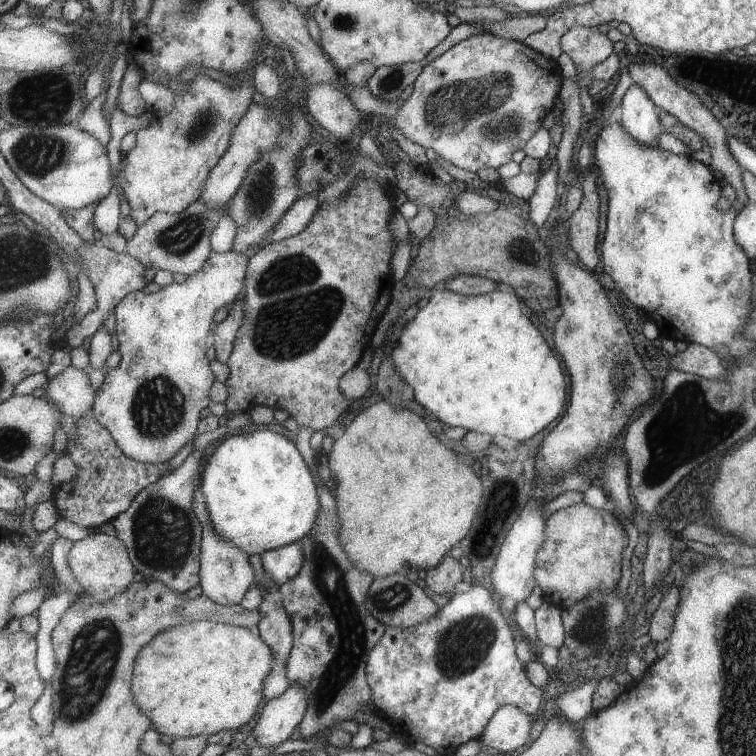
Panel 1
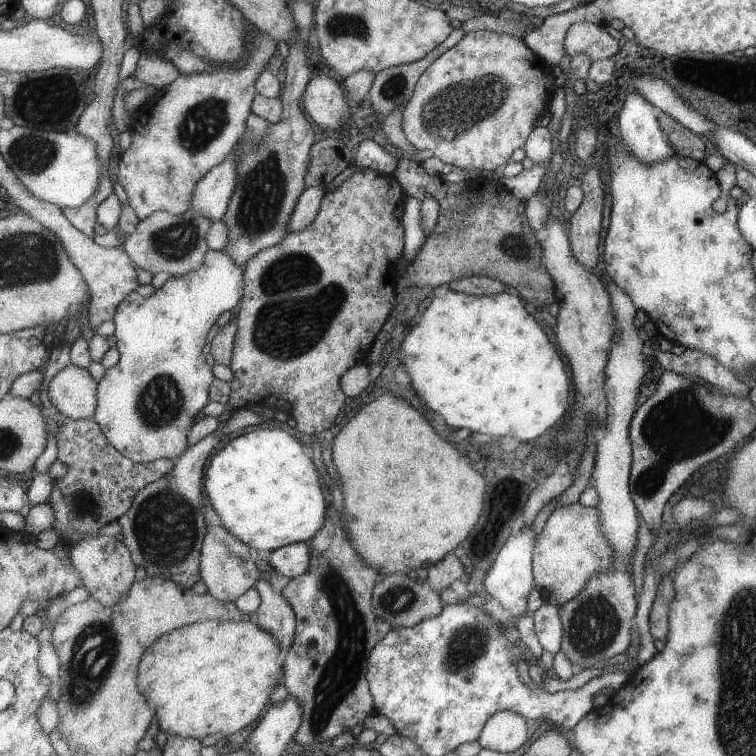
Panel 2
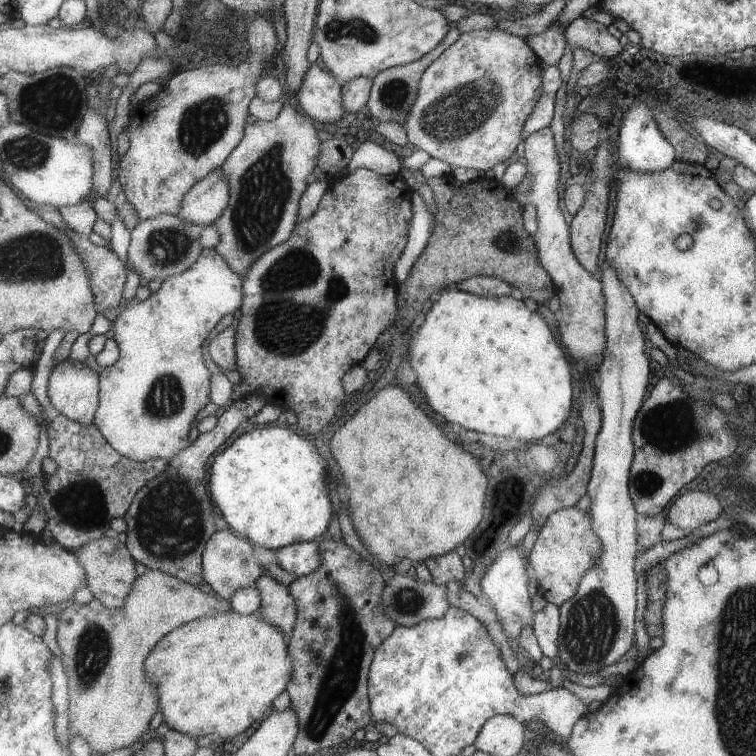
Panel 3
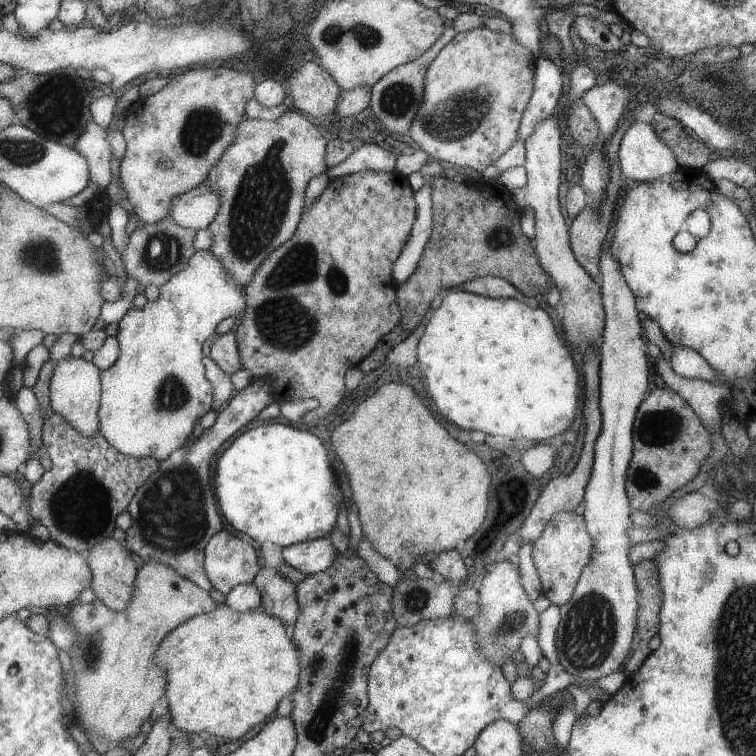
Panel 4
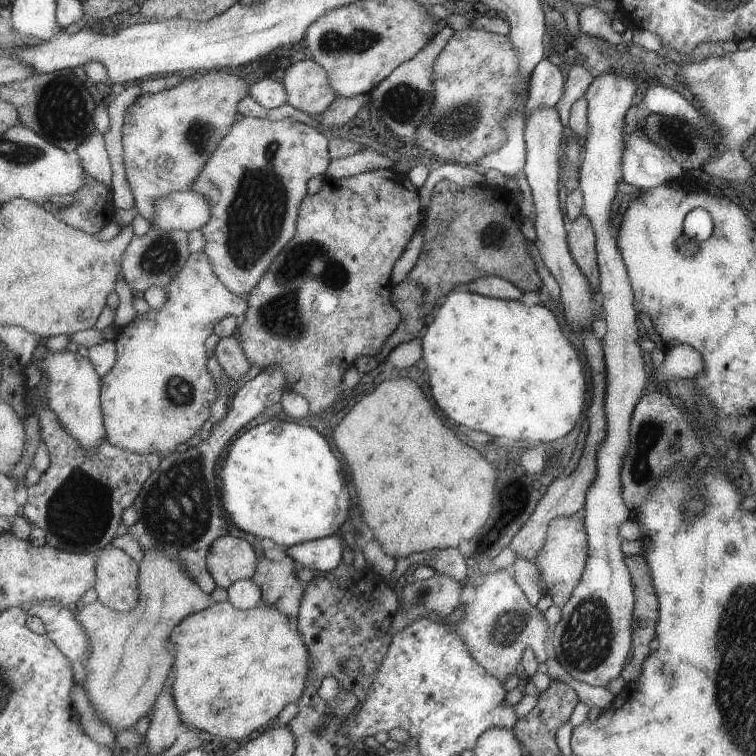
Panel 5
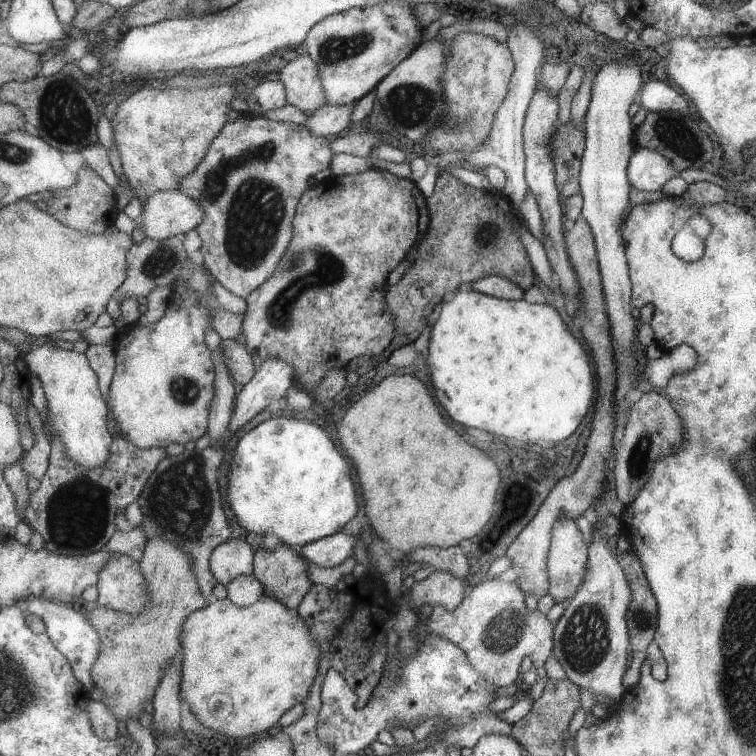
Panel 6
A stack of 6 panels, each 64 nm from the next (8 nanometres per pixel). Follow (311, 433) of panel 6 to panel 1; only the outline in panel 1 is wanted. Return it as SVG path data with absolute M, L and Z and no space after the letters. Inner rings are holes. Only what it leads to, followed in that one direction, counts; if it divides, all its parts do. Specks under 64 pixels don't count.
M265 430L226 437L207 458L199 490L204 496L204 507L217 536L245 554L259 554L262 573L267 574L274 583L284 583L298 573L304 556L297 541L313 528L320 506L318 494L315 494L315 482L311 480L311 474L297 448L287 438Z

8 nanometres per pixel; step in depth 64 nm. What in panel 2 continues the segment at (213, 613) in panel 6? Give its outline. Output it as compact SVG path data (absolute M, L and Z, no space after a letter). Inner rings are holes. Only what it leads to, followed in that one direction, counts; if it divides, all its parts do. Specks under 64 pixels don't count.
M203 619L188 625L180 626L179 628L170 630L169 633L162 634L153 644L148 646L147 650L142 654L140 661L138 662L138 674L137 674L137 686L139 692L144 696L151 708L154 708L155 724L158 726L160 733L169 735L175 735L180 737L191 737L196 739L202 739L208 734L219 732L223 737L228 734L233 734L236 730L247 726L249 722L253 722L257 718L257 714L261 712L269 692L273 690L273 686L279 678L279 646L277 639L274 638L270 632L264 631L259 628L253 620L247 621L220 621L215 619Z

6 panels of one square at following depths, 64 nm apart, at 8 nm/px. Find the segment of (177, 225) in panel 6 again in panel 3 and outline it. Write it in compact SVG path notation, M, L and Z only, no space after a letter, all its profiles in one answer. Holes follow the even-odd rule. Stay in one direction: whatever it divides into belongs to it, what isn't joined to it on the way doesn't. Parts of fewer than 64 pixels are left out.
M215 168L197 182L182 198L176 214L183 222L208 225L222 215L228 201L228 182L222 170Z

